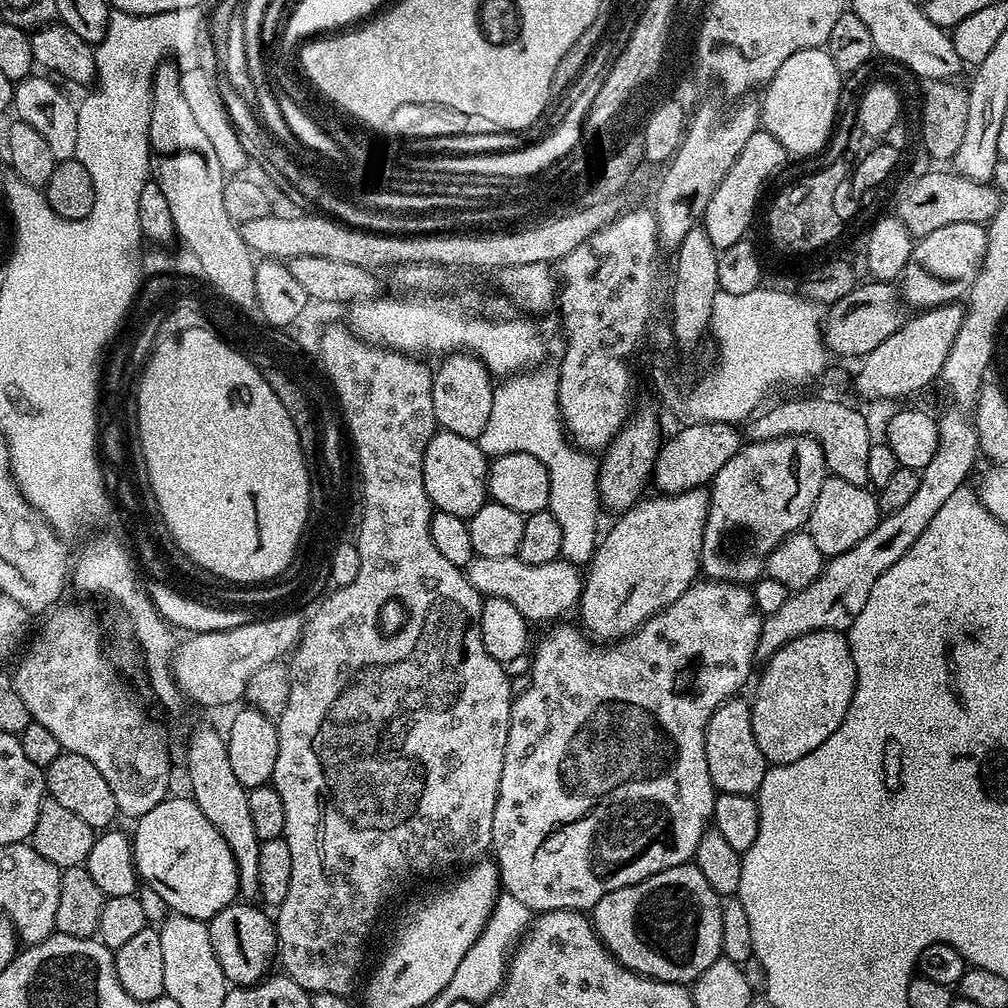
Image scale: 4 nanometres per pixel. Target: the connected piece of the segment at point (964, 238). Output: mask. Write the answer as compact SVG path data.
M954 222L934 230L934 234L919 237L912 249L913 261L917 265L920 263L920 273L912 284L913 298L921 300L921 305L935 306L947 297L944 295L948 292L948 284L952 284L952 292L956 295L953 297L963 297L978 278L987 241L985 225L974 222Z

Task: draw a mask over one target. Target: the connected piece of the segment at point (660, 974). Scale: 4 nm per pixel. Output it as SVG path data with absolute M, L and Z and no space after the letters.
M689 862L679 864L670 870L662 870L658 874L654 874L650 878L646 878L637 884L626 886L622 890L614 890L610 894L603 896L595 908L591 909L590 919L592 926L600 936L600 940L607 946L613 958L622 966L626 966L632 972L637 972L640 976L648 976L651 980L661 980L662 982L670 982L671 984L691 985L702 974L702 970L706 970L706 966L710 966L713 962L721 959L722 953L722 898L710 886L710 882L706 882L706 878L702 875L702 870L696 868L695 863Z

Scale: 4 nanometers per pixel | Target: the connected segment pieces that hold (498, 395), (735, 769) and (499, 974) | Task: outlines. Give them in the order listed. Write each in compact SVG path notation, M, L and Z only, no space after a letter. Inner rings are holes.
M548 362L501 379L494 388L494 406L490 406L490 422L482 430L479 446L485 454L500 454L505 450L534 454L550 474L550 498L547 511L558 518L562 528L561 557L569 564L587 565L598 543L596 511L601 511L596 486L598 460L570 442L564 431L558 406L559 371Z
M733 698L710 718L706 726L706 766L717 793L742 794L755 797L762 786L762 778L769 770L769 763L764 759L758 742L754 742L752 729L752 709L747 699Z
M501 895L496 905L492 907L492 913L482 934L474 942L474 946L466 950L466 958L462 958L462 963L459 964L454 978L450 978L443 999L445 1001L475 1000L477 1002L489 1000L503 984L510 953L529 927L530 909L522 906L522 902L518 902L510 895Z

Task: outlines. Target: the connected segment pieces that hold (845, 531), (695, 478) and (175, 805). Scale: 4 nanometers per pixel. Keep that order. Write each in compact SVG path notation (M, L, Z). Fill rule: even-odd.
M825 475L822 490L818 490L818 498L814 498L814 510L810 510L810 518L806 530L810 538L814 538L814 546L826 558L831 558L850 550L850 546L858 546L882 515L879 499L868 493L865 486L854 486L854 482L846 482L846 478Z
M692 422L677 434L673 440L663 441L658 464L654 473L654 488L660 494L685 492L691 488L707 485L734 458L734 454L742 447L742 432L736 424L726 422ZM741 436L741 440L740 440Z
M169 795L154 810L146 810L135 821L136 833L131 833L132 853L136 859L136 873L139 879L166 902L166 906L177 916L189 916L195 920L205 922L219 914L227 904L233 903L237 899L240 883L238 882L238 872L234 862L234 854L230 846L226 846L226 840L202 814L202 810L196 804L195 800L187 795L175 796Z

